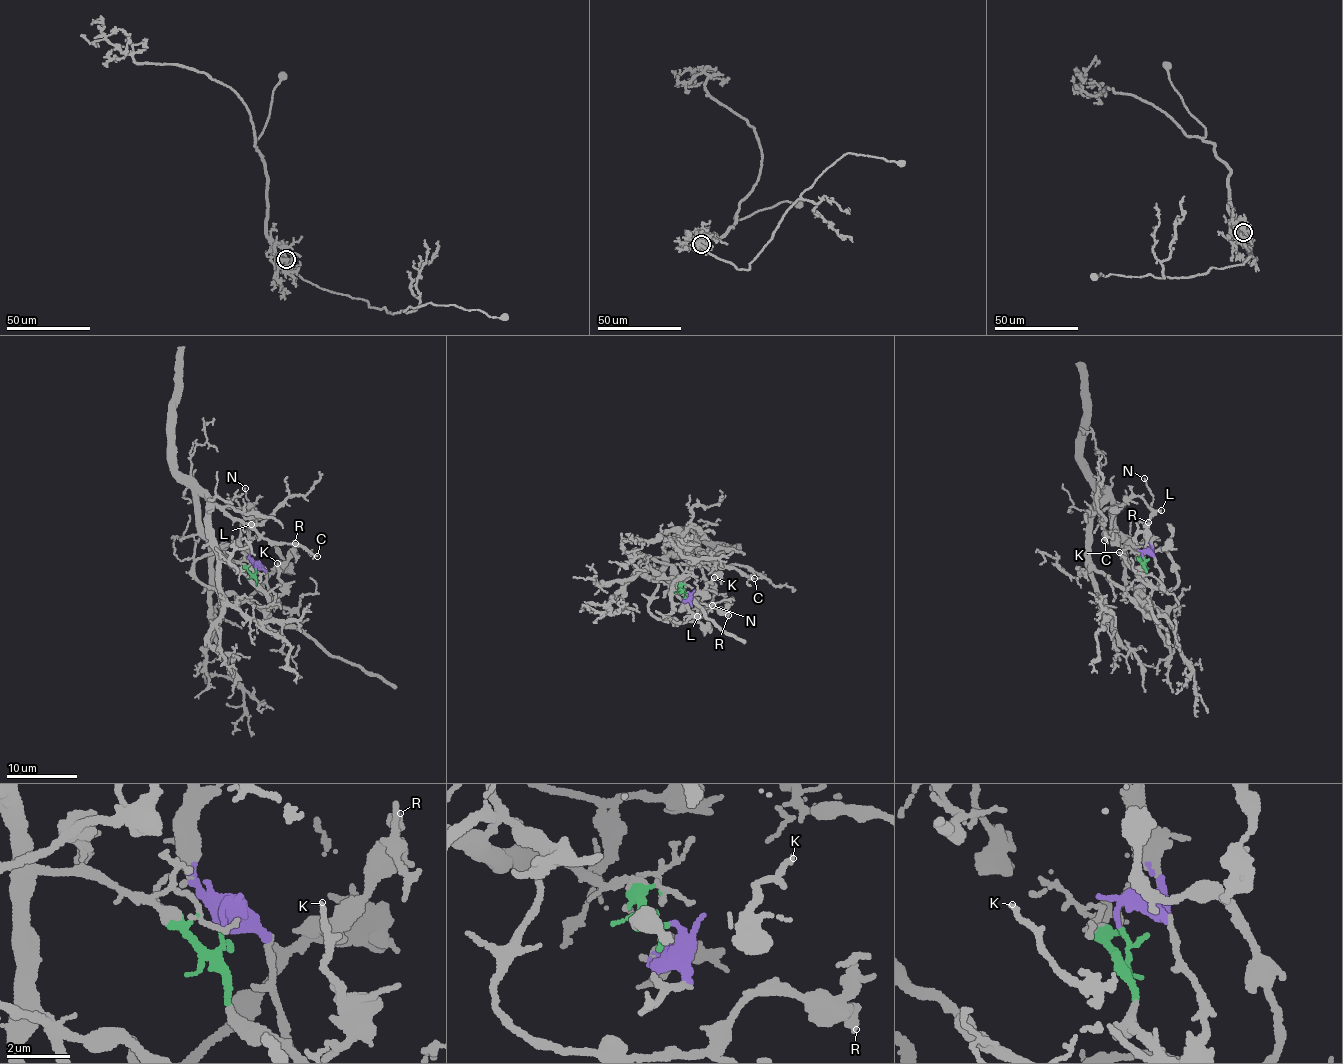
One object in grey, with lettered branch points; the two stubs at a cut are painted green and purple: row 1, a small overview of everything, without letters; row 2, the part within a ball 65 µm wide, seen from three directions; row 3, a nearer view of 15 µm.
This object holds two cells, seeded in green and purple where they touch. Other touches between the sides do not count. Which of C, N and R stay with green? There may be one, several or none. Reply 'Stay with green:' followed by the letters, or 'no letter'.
Stay with green: C

